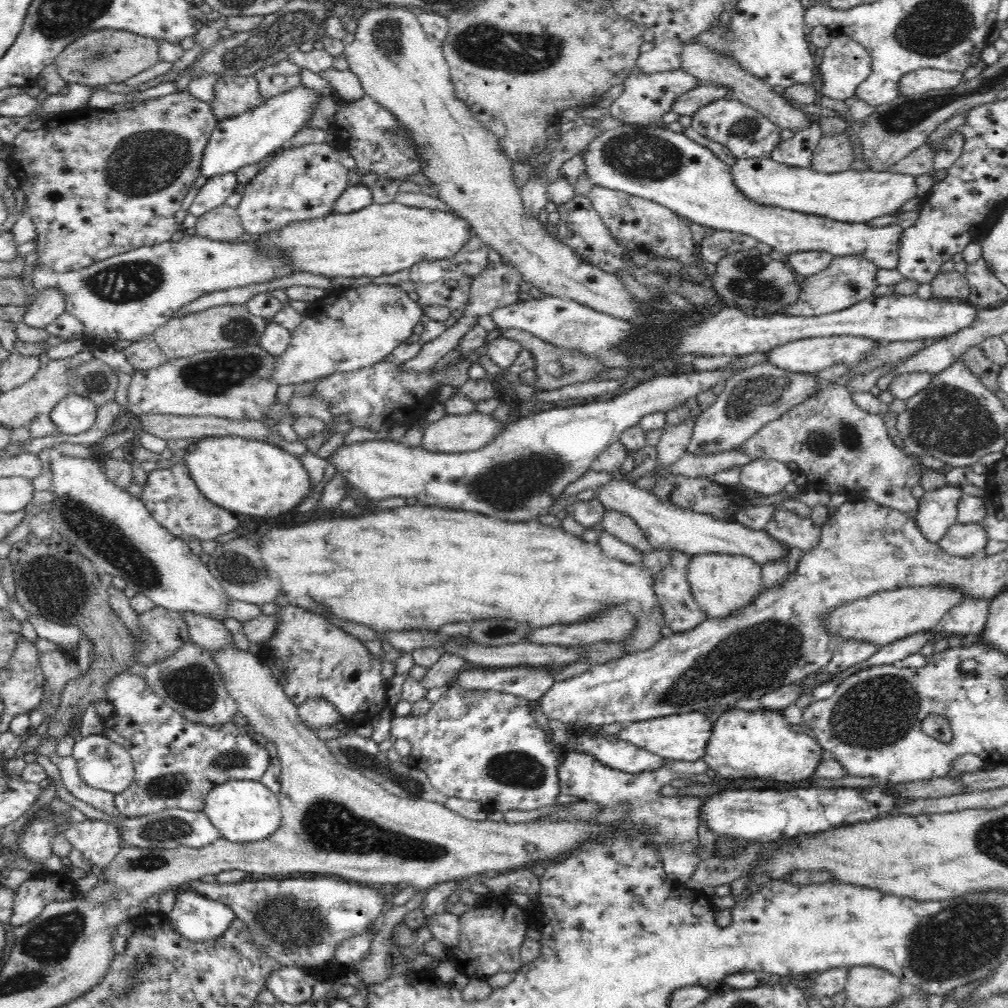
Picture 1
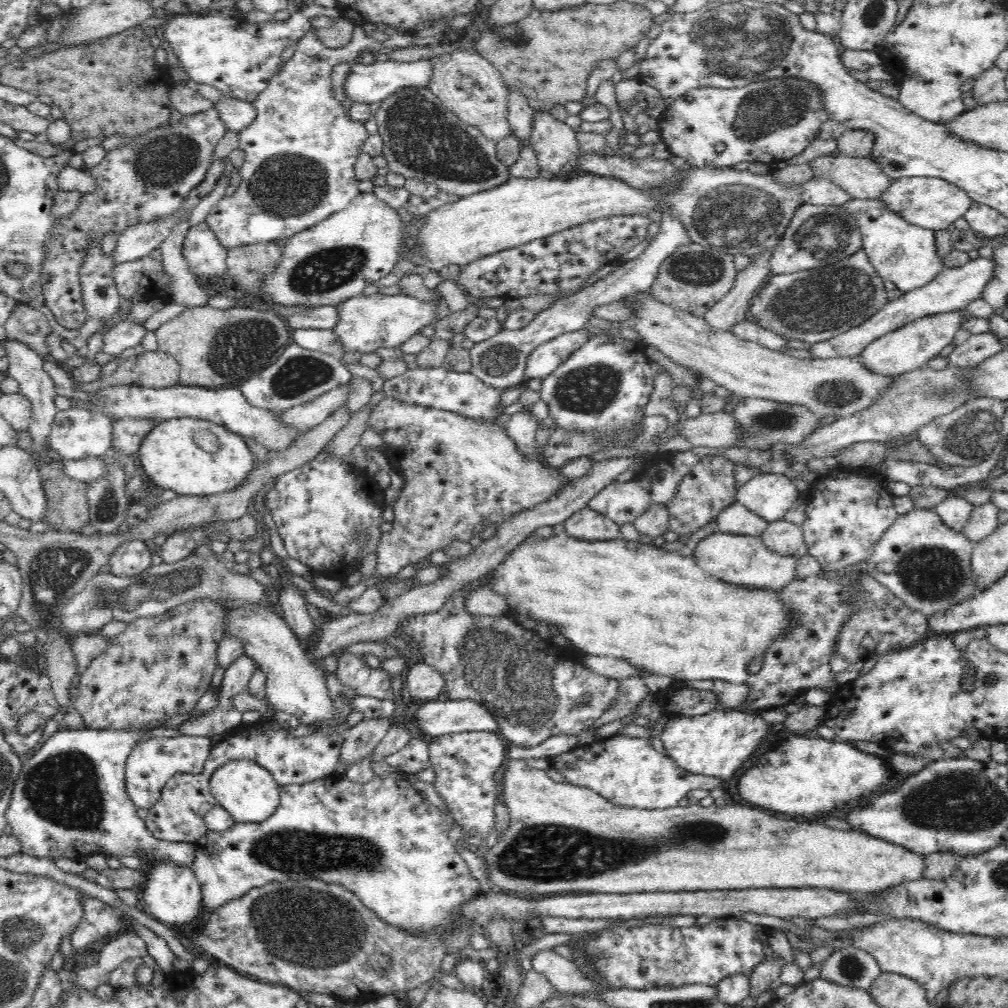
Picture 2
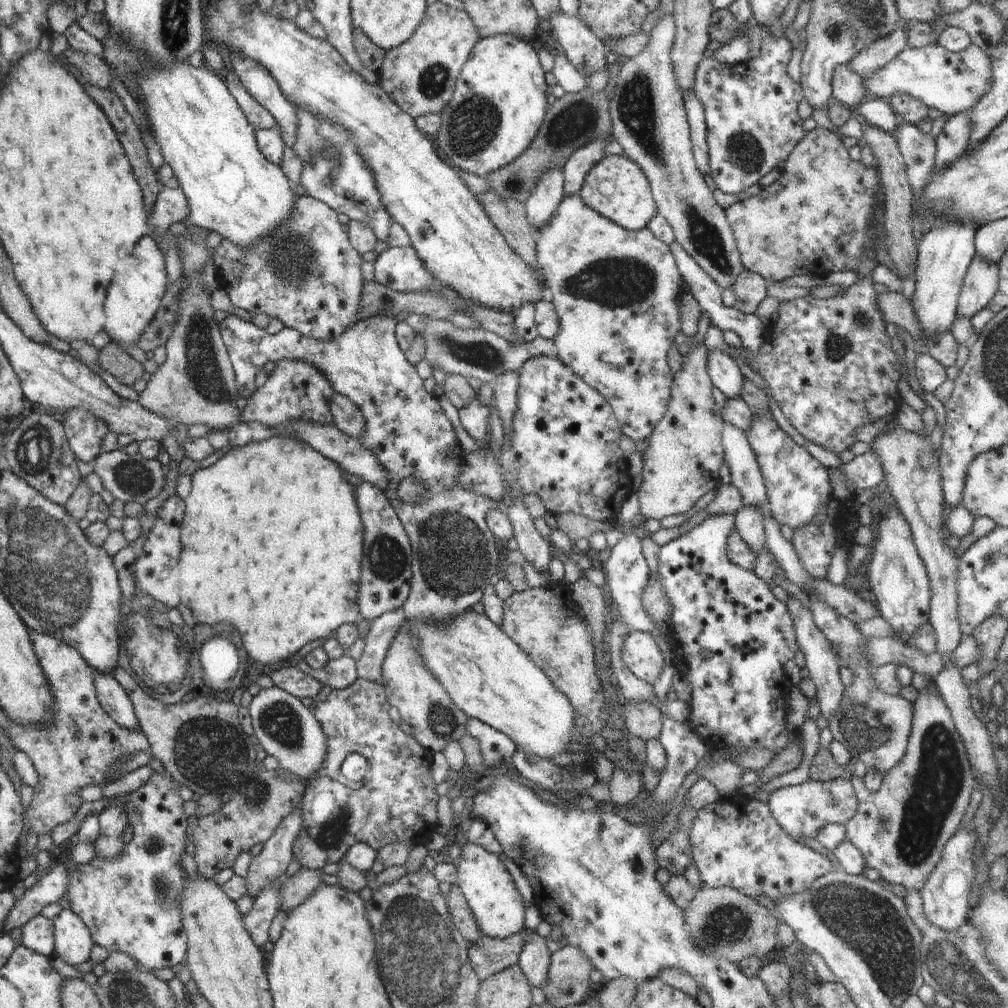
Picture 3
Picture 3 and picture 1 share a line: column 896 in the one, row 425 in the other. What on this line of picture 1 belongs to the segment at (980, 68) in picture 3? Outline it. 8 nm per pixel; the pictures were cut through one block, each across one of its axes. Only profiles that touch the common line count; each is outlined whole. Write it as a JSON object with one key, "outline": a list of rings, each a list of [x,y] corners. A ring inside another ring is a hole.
{"outline":[[[73,391],[59,400],[48,415],[62,433],[75,435],[94,426],[98,409],[93,400]]]}

